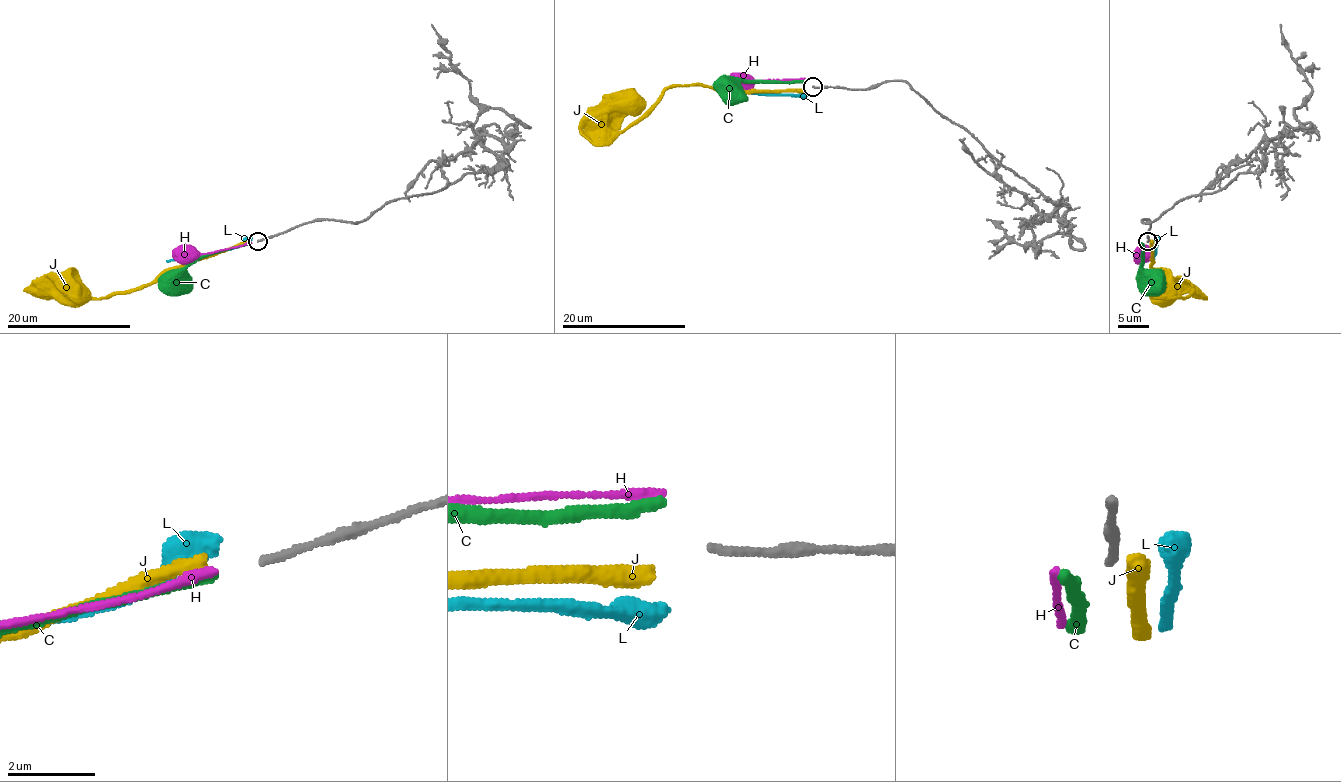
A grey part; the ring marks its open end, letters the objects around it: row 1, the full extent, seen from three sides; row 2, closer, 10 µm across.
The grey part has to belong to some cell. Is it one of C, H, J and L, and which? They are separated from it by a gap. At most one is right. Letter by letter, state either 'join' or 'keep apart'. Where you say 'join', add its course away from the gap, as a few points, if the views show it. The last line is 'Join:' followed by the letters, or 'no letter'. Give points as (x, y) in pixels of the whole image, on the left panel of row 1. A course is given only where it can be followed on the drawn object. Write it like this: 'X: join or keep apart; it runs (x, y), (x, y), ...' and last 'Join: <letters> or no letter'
C: keep apart
H: keep apart
J: keep apart
L: keep apart
Join: no letter

